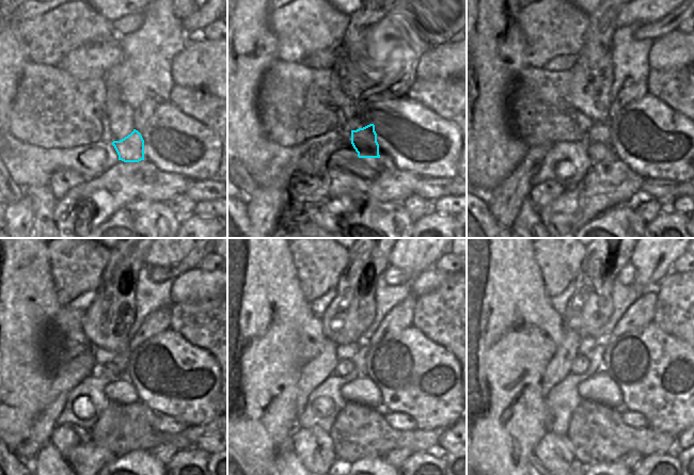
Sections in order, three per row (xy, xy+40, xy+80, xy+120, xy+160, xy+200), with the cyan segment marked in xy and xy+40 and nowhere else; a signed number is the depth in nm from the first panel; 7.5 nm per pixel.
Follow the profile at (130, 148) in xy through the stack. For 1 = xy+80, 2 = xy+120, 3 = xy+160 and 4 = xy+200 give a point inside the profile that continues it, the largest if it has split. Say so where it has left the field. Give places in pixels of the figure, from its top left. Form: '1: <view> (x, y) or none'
1: xy+80 (599, 132)
2: xy+120 (119, 367)
3: xy+160 (344, 366)
4: xy+200 (580, 364)

